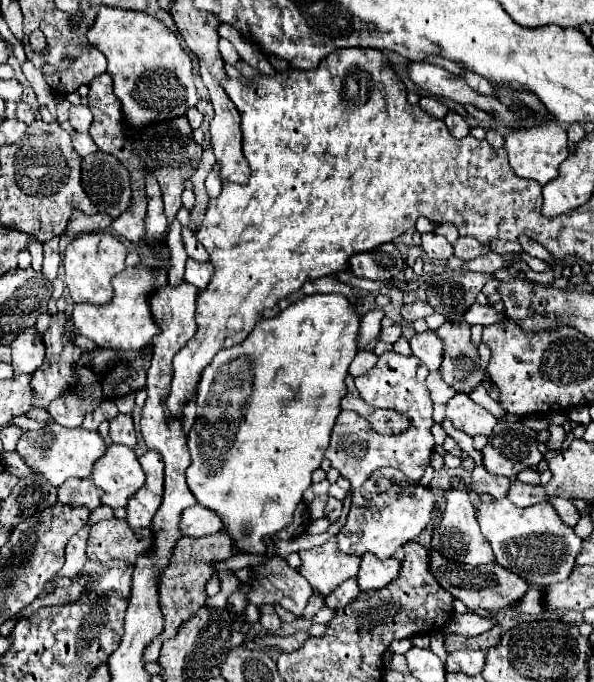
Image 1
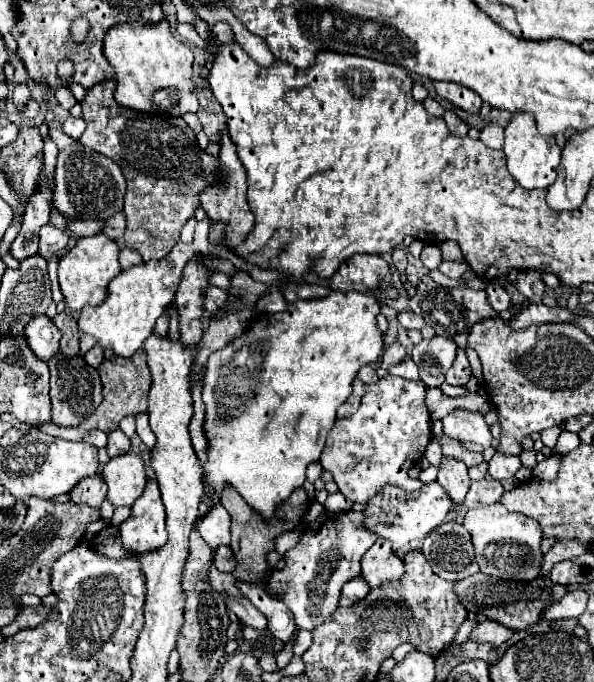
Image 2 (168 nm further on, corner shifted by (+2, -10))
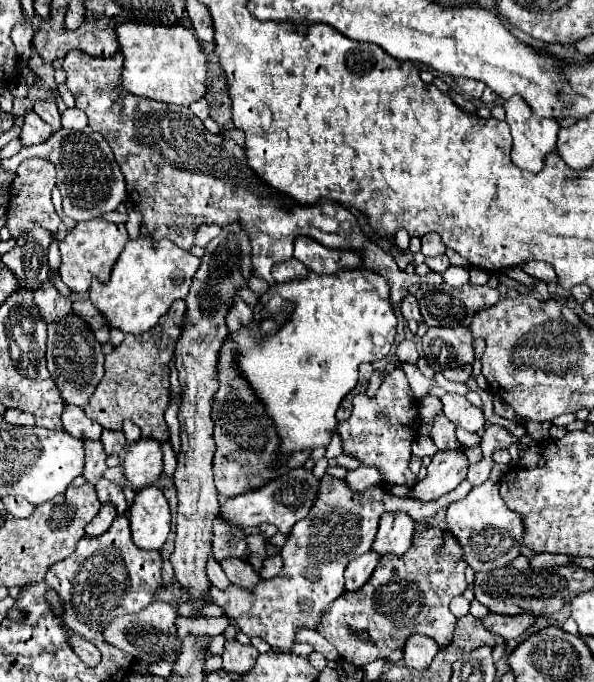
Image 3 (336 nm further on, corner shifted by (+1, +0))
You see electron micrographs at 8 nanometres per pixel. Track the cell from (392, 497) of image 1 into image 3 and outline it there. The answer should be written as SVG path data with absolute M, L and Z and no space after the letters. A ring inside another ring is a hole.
M463 449L435 453L427 467L425 479L411 489L409 497L417 499L417 501L439 499L441 495L455 489L467 477L467 467L469 467L469 461L467 461Z

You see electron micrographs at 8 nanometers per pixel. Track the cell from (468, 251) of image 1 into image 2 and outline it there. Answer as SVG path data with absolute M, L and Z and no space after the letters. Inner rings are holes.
M442 261L440 267L438 267L448 279L460 279L460 275L464 271L468 271L468 265L466 263L456 263L456 261Z

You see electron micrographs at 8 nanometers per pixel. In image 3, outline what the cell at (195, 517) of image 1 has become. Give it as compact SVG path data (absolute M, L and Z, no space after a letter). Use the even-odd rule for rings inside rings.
M303 467L293 469L285 475L281 475L279 479L273 479L271 483L267 483L263 489L227 499L221 505L221 517L225 517L225 521L229 521L231 525L237 525L243 529L251 527L251 525L259 527L263 523L271 523L279 529L279 533L287 535L291 531L291 527L309 513L309 507L311 507L313 495L317 493L317 487L319 487L319 481L313 477L311 471L307 471Z

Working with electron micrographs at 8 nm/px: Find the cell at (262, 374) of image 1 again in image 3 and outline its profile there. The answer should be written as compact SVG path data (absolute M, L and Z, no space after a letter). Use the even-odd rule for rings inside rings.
M341 271L335 275L309 273L307 279L295 279L291 283L275 283L259 303L253 307L253 321L233 333L235 361L241 377L249 383L253 393L261 397L265 411L269 413L281 449L277 465L287 463L289 453L297 449L327 447L337 429L337 409L343 397L357 385L357 369L361 363L375 363L387 357L393 341L397 319L389 303L389 285L383 277L367 271Z

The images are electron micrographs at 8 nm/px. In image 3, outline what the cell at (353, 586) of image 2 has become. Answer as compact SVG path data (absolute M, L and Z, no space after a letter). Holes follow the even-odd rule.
M369 551L361 557L355 557L345 569L345 589L357 591L359 587L363 587L369 581L369 577L371 577L375 565L379 563L379 559L381 557L375 551Z

